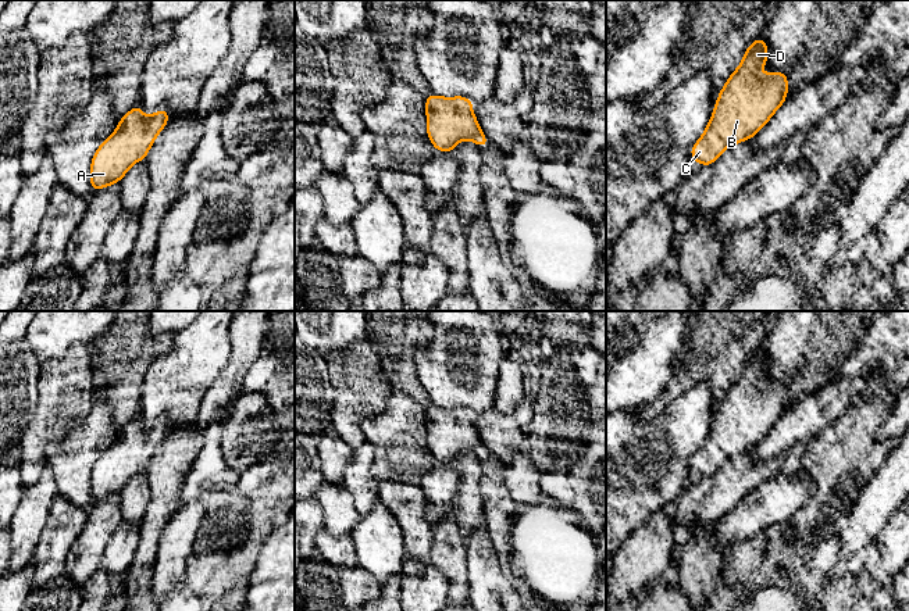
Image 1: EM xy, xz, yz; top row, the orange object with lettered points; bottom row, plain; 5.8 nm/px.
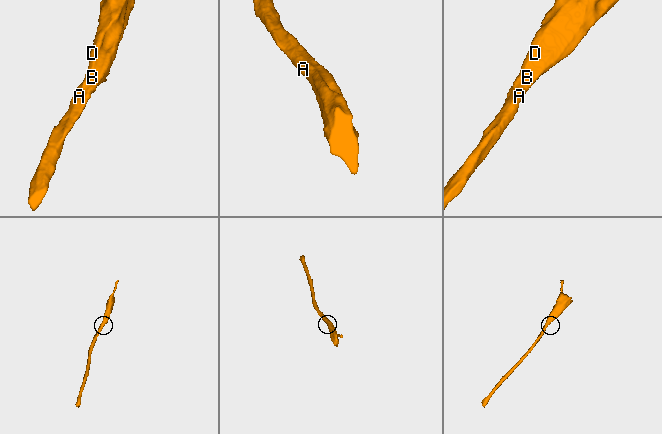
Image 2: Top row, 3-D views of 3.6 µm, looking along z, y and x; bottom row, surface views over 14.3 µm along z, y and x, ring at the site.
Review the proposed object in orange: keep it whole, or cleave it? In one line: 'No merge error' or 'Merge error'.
No merge error

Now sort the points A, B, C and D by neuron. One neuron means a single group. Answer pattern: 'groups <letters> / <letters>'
groups A B C D

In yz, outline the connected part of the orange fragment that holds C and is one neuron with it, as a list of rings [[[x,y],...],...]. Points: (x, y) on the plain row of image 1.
[[[762,347],[751,354],[744,371],[727,390],[719,404],[710,433],[706,436],[701,450],[691,458],[691,471],[707,478],[719,471],[727,458],[752,450],[784,415],[788,405],[788,387],[773,382],[759,386],[758,382],[767,374],[769,358]]]

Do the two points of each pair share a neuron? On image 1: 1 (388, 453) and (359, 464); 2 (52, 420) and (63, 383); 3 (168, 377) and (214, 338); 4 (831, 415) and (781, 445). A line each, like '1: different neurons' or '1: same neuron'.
1: different neurons
2: same neuron
3: same neuron
4: same neuron

